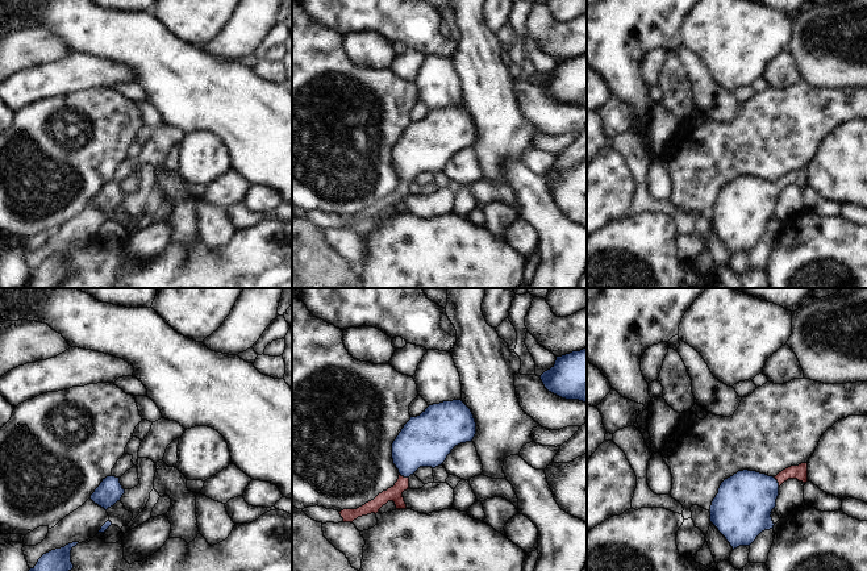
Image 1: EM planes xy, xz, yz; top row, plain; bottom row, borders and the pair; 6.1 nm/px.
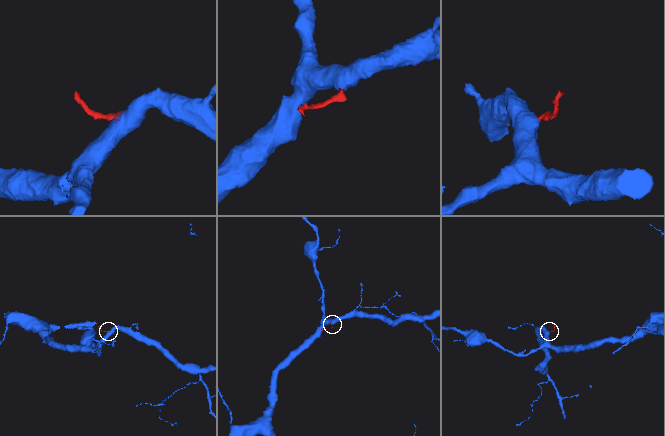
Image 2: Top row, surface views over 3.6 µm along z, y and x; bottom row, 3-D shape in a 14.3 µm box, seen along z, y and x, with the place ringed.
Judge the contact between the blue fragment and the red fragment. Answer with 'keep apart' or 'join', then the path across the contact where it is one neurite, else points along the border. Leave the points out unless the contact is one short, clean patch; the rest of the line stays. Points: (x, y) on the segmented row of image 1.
join | across yz (743, 504), (753, 495), (776, 482), (786, 474), (800, 472)

